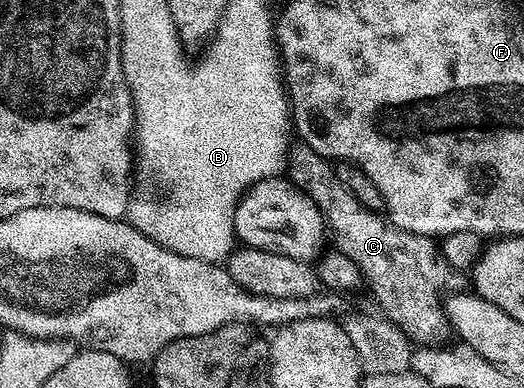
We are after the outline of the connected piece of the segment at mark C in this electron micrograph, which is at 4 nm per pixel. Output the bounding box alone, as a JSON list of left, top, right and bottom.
[286,141,449,345]

